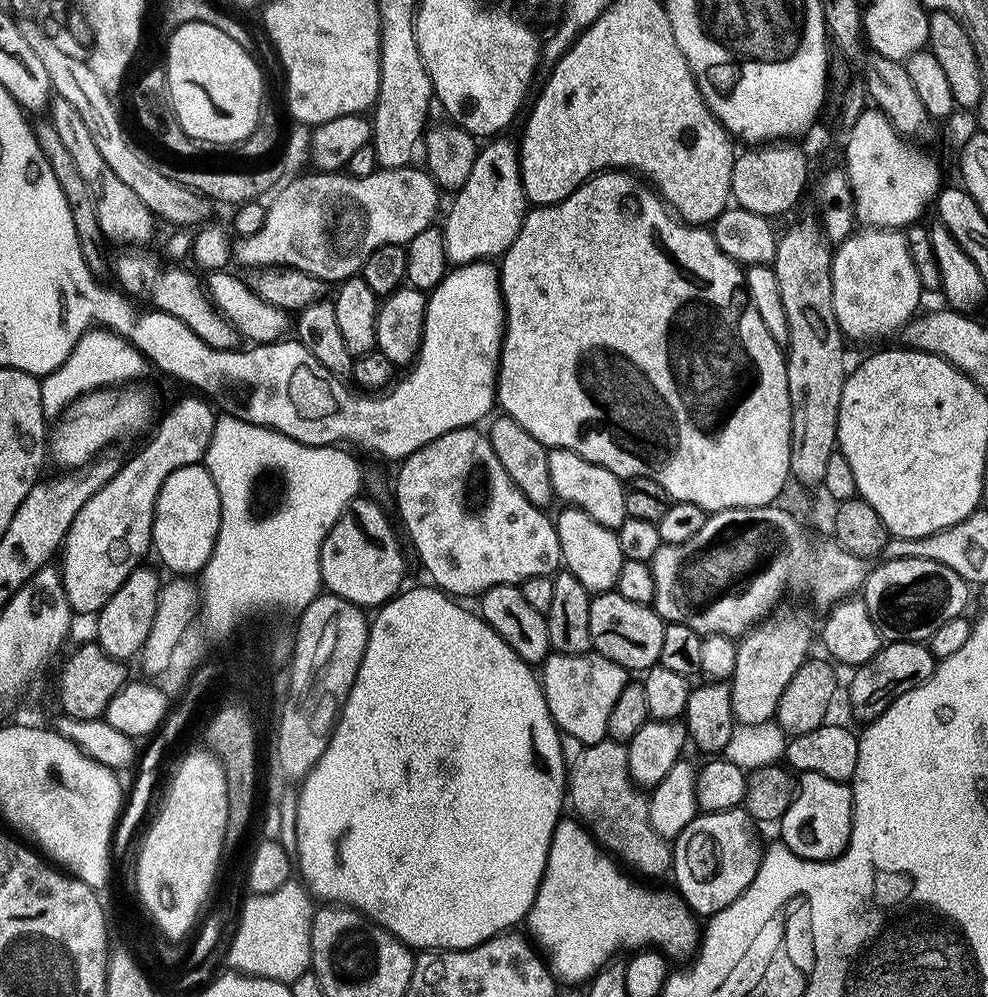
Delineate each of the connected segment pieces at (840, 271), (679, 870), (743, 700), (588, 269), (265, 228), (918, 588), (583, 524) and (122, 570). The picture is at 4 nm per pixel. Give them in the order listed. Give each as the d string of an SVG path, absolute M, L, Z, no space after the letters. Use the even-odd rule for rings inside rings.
M861 227L853 231L831 253L831 281L833 316L843 335L852 340L876 340L879 336L888 336L903 329L909 320L917 315L922 289L918 270L911 261L907 238L903 231L895 228Z
M742 808L699 813L675 837L672 844L673 865L670 869L672 879L676 882L674 886L681 900L695 915L710 918L714 913L722 911L730 902L736 901L752 884L754 874L760 868L762 844L759 844L756 832L751 826L754 827L748 813Z
M779 608L759 621L755 628L745 631L736 645L730 685L732 712L737 725L771 721L787 683L810 656L808 647L812 640L814 644L814 628L812 632L807 614L800 608Z
M605 170L598 172L594 176L589 176L587 180L581 182L579 186L571 192L561 204L549 204L547 206L536 206L531 209L525 215L522 226L518 230L518 238L514 238L514 242L511 244L498 264L498 271L500 274L500 298L504 302L504 343L500 345L500 371L496 374L496 398L501 408L503 415L509 416L518 422L522 429L528 431L531 435L538 440L538 442L544 444L546 449L551 450L553 448L565 448L570 450L574 454L578 454L582 458L586 458L590 462L594 462L598 466L602 466L606 470L610 470L614 475L619 476L621 481L627 482L634 478L650 478L654 482L658 482L658 486L662 486L662 490L666 490L669 501L675 502L681 500L682 502L694 502L694 506L698 506L703 512L709 514L714 512L721 512L722 510L730 510L731 508L761 508L767 504L775 505L776 500L780 496L780 491L784 488L784 483L789 482L792 475L791 472L791 404L790 394L787 393L787 366L785 364L785 349L771 337L770 331L766 328L762 317L758 314L758 310L752 305L751 298L748 296L748 289L745 288L745 269L741 265L737 264L736 261L731 260L723 250L718 246L718 242L712 237L711 231L707 227L697 226L695 224L685 223L680 217L673 211L672 208L665 203L663 197L660 196L656 188L649 186L639 175L633 174L627 170ZM676 326L684 326L684 344L686 344L686 352L688 354L700 354L700 358L706 362L706 358L712 362L716 362L716 368L722 370L720 376L726 378L724 370L730 368L730 370L736 370L740 368L740 380L696 380L700 382L698 386L698 392L692 392L692 402L690 400L674 400L674 384L672 384L672 378L670 378L670 368L668 368L668 354L666 354L666 348L670 348L670 344L674 344L674 328ZM712 328L720 335L720 341L714 338L712 334ZM536 343L544 344L544 348L548 351L548 357L545 358L544 364L548 367L548 388L552 392L556 392L553 396L528 396L528 388L532 388L536 384L536 368L532 364L528 364L528 352L532 352L536 348ZM652 400L658 400L658 402L672 402L676 404L676 414L674 412L668 412L668 410L656 410L656 408L650 408L650 402ZM686 410L692 414L698 414L698 416L692 416L692 420L688 420L690 416L686 414Z
M420 166L377 170L365 176L350 176L343 171L312 170L309 173L309 176L300 176L290 182L288 180L271 197L272 204L267 205L268 213L266 222L262 222L262 230L235 241L235 263L245 264L251 270L293 268L319 280L343 282L349 276L357 275L367 259L380 247L387 244L406 246L414 234L422 234L422 230L433 227L435 220L432 219L440 208L441 189L436 187L431 176Z
M926 558L885 559L883 563L873 567L864 579L862 598L874 626L885 641L927 641L942 622L950 622L950 618L965 611L970 585L954 574L950 566Z
M564 506L561 509L561 512L554 516L554 523L563 567L570 574L574 574L578 582L582 582L582 586L589 594L613 591L618 582L618 574L622 571L625 562L622 546L618 546L615 531L602 526L580 508Z
M196 394L188 395L192 396L178 401L161 418L160 425L158 425L158 420L155 425L156 433L149 438L148 445L141 452L134 453L129 460L125 459L114 474L114 478L110 478L110 482L106 482L106 486L102 486L102 490L98 490L98 494L94 494L94 498L90 498L90 502L82 506L82 510L78 510L58 556L60 577L73 613L98 613L110 602L111 596L122 586L126 578L130 577L131 572L145 563L144 555L147 552L149 554L153 547L152 527L154 526L155 504L158 502L162 484L166 482L170 474L174 473L174 470L191 464L200 464L203 461L206 450L210 446L210 438L214 434L218 416L217 413L212 413L213 405L207 399Z

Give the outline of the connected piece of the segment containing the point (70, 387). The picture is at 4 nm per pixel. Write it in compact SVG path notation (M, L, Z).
M103 326L88 329L84 337L70 350L70 358L58 366L50 375L40 380L42 390L42 410L45 417L56 418L69 408L76 400L83 398L88 392L99 392L111 389L113 386L124 386L127 380L136 380L146 369L144 356L135 343L116 336L115 331Z

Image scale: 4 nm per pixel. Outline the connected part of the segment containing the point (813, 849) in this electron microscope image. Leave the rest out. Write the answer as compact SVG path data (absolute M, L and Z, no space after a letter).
M813 772L803 773L796 785L796 797L790 802L790 810L778 821L780 828L779 839L798 858L803 860L835 860L848 849L848 843L852 837L852 790L843 780L834 778L822 778L822 774Z

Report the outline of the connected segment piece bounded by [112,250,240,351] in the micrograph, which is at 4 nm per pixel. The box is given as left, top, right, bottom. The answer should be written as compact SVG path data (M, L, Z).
M128 250L128 252L117 260L113 261L112 270L118 280L117 285L121 291L127 295L138 295L150 286L151 304L157 311L173 314L174 318L184 322L190 326L193 335L209 346L209 349L226 349L231 351L239 342L240 336L227 319L212 305L212 301L207 297L207 293L203 290L195 276L184 270L182 266L166 266L166 269L156 273L157 262L145 256L142 250Z

